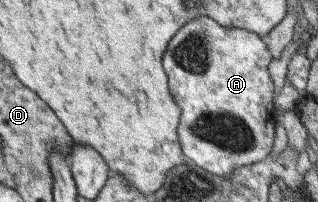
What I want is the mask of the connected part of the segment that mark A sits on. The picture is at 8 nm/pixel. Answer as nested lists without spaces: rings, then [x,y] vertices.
[[[197,17],[193,21],[189,21],[189,25],[185,25],[185,29],[181,29],[181,33],[175,33],[173,39],[169,41],[167,45],[167,51],[163,55],[163,69],[167,73],[167,79],[169,79],[169,93],[173,97],[173,101],[177,105],[181,105],[181,119],[179,119],[179,127],[177,127],[177,135],[179,135],[180,150],[187,162],[191,162],[196,166],[199,166],[202,170],[216,175],[220,178],[227,178],[236,168],[241,166],[259,162],[259,159],[267,159],[267,153],[271,149],[271,145],[274,145],[273,141],[273,84],[269,79],[269,73],[267,73],[267,63],[271,61],[270,51],[265,49],[265,43],[259,39],[259,36],[253,34],[247,30],[241,30],[236,28],[229,28],[218,25],[208,17]]]

